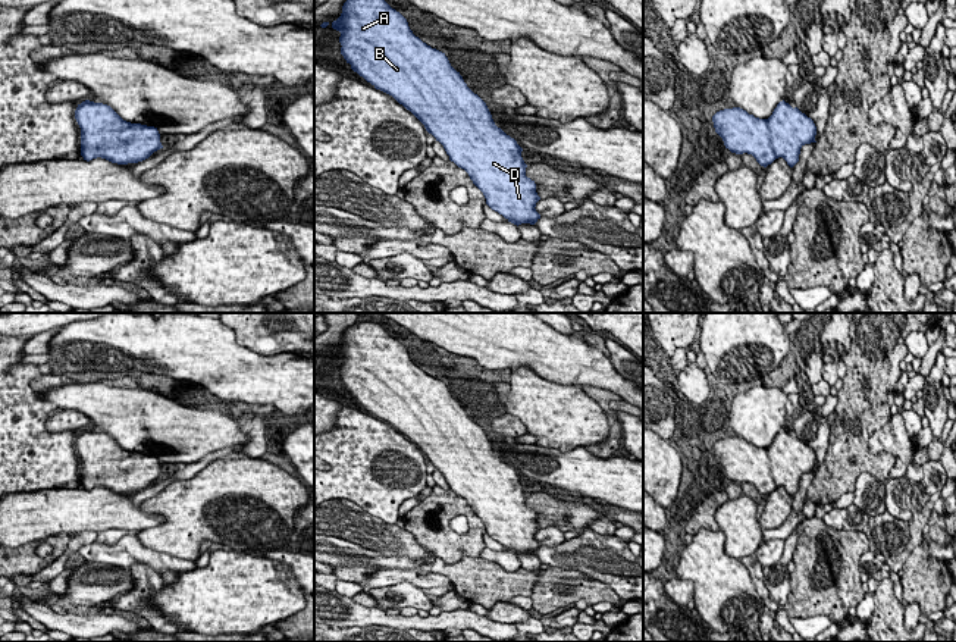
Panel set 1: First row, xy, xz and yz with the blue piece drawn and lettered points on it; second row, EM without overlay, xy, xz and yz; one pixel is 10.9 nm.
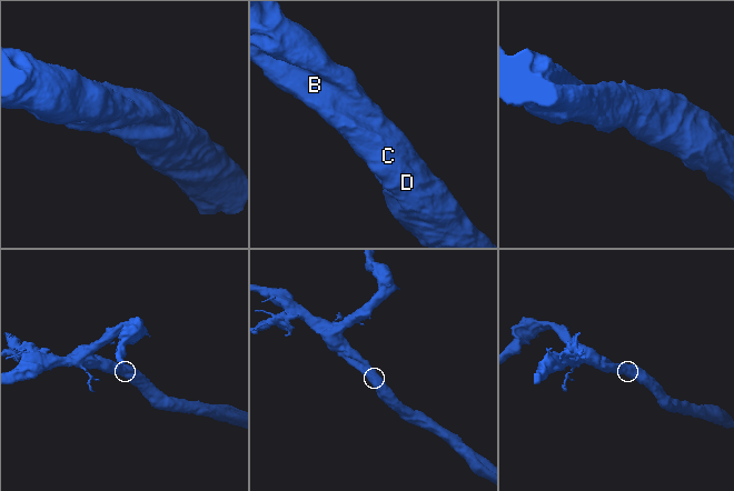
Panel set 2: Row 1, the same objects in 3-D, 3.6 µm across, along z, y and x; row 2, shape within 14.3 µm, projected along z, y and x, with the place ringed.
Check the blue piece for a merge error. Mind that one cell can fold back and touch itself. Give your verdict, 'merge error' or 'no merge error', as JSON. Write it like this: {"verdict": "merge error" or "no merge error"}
{"verdict": "no merge error"}

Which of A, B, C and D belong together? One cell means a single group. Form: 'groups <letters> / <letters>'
groups A B C D

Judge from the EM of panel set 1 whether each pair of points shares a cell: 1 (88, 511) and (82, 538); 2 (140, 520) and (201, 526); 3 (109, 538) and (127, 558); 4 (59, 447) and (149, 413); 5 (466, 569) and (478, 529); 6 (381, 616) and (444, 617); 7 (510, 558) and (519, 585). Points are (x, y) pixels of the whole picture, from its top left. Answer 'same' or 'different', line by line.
1: different
2: different
3: different
4: different
5: different
6: same
7: different

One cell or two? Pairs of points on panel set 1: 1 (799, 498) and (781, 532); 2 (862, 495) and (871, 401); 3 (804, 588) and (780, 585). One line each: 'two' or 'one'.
1: one
2: two
3: two

